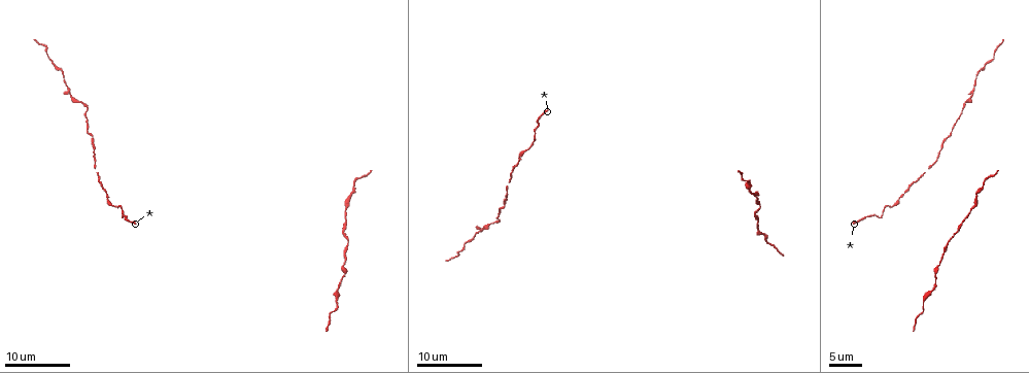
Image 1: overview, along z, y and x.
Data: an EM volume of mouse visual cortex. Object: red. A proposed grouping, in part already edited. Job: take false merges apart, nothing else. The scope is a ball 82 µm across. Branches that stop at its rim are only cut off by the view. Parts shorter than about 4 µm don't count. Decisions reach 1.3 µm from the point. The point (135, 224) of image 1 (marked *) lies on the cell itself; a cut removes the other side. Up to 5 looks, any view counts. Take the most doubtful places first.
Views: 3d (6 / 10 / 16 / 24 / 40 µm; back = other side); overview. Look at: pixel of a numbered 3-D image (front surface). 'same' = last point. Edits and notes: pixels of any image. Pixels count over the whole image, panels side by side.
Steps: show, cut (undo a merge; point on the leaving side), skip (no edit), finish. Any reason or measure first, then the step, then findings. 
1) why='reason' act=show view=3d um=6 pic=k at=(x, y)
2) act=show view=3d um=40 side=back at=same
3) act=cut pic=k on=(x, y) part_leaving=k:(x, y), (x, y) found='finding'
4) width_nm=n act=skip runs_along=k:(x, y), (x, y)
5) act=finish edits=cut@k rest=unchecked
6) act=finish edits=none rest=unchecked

act=show view=3d um=24 pic=1 at=(925, 297)

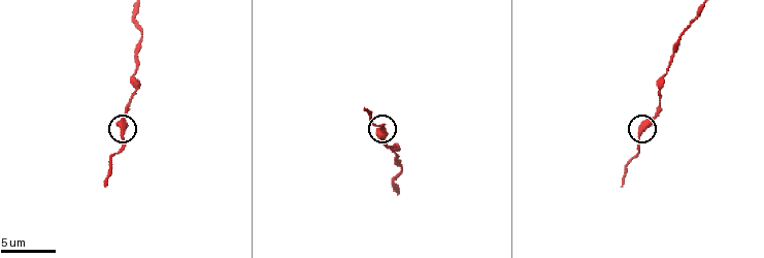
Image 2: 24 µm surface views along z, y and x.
act=show view=3d um=10 pic=2 at=(121, 127)

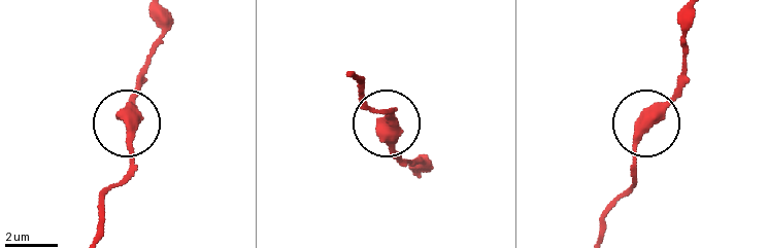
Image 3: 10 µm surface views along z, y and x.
width_nm=460 act=skip found='all the same cell'

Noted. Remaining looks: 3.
act=show view=3d um=16 pic=1 at=(71, 92)

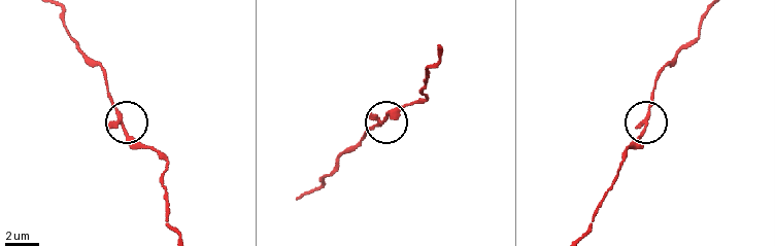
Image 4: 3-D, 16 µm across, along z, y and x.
why='zoom in' act=show view=3d um=10 pic=4 at=(379, 120)

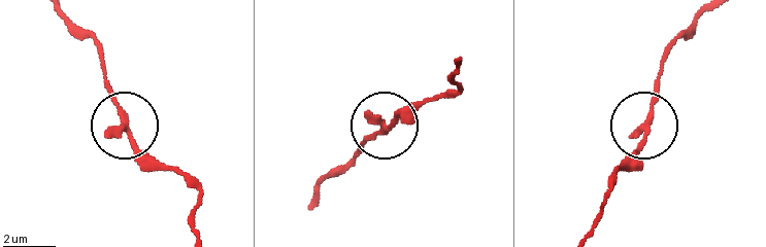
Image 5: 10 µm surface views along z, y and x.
arms=3 act=skip runs_along=5:(584, 238), (599, 218), (614, 174), (641, 145), (663, 47) found='all the same cell'

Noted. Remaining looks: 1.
act=finish edits=none rest=unchecked

